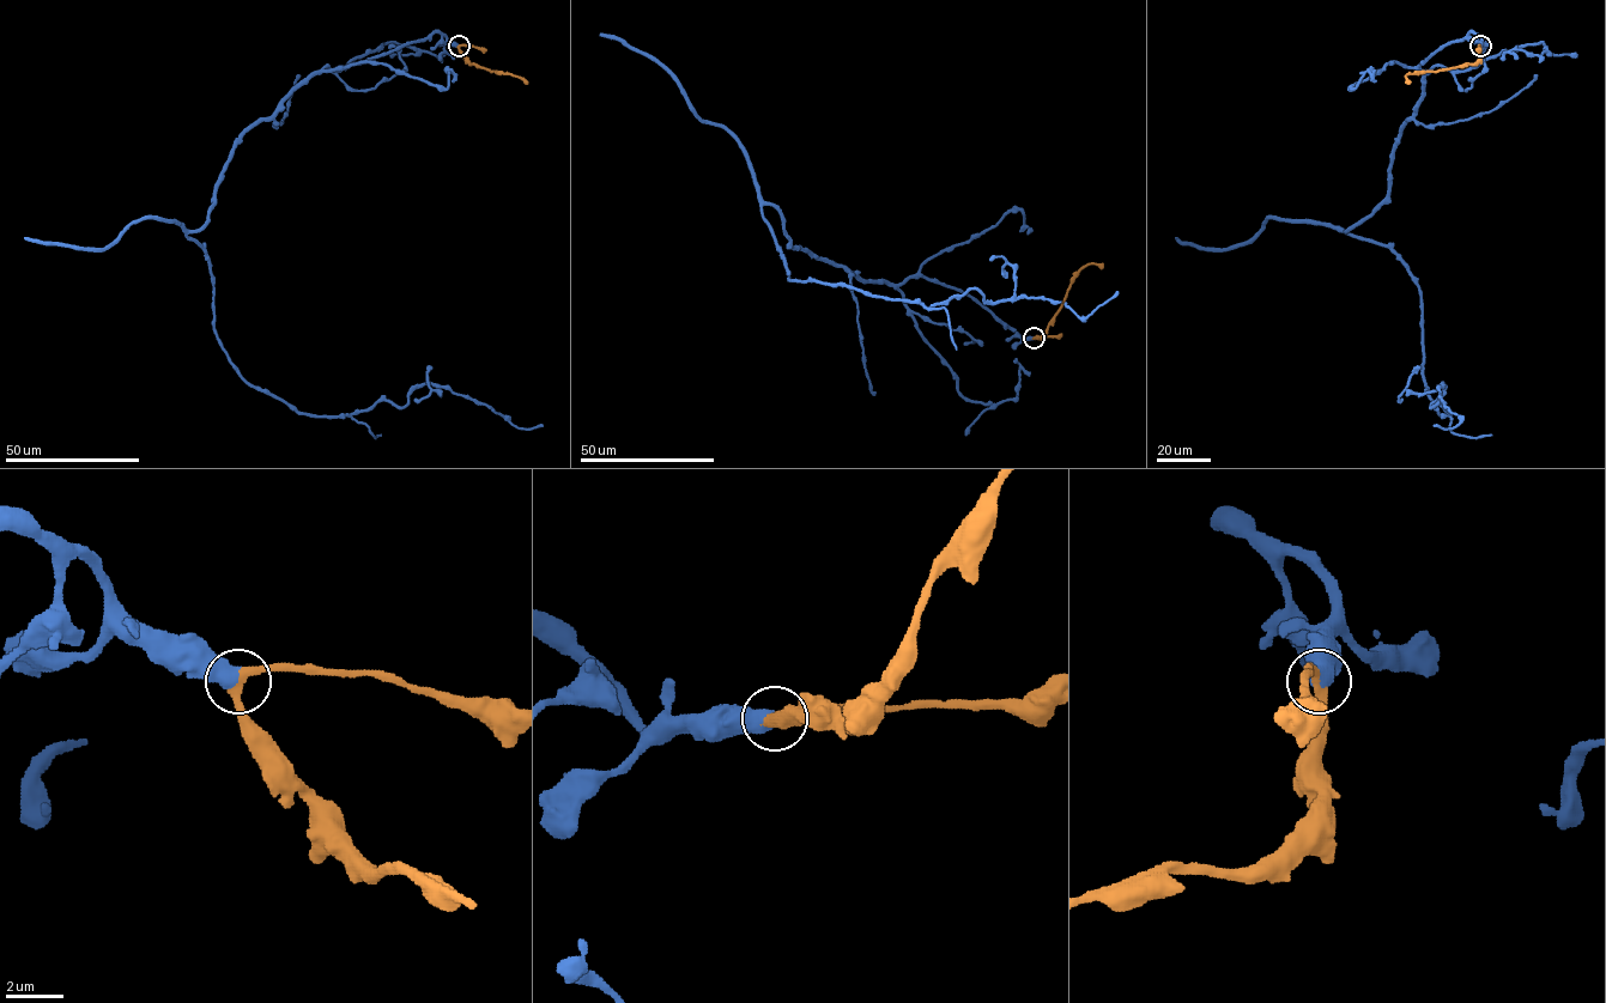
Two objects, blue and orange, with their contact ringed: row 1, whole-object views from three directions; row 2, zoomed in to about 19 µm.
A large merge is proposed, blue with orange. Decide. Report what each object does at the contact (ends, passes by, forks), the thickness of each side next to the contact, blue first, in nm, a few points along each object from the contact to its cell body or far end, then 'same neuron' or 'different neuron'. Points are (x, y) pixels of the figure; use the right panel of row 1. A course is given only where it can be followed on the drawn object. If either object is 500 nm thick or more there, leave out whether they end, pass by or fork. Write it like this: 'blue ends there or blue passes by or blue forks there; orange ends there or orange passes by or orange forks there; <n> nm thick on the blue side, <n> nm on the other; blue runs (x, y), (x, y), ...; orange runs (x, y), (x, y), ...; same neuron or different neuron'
650 nm thick on the blue side, 320 nm on the other; blue runs (1479, 46), (1418, 66), (1346, 231), (1419, 289), (1461, 421), (1434, 425); orange runs (1479, 46), (1479, 58), (1473, 64), (1414, 72), (1406, 77), (1408, 84); same neuron

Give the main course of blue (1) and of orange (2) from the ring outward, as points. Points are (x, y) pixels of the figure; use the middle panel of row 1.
1: (1034, 338), (922, 277), (862, 280), (762, 206), (789, 280), (1085, 318), (1117, 292)
2: (1034, 338), (1041, 338), (1046, 332), (1078, 272), (1089, 265), (1102, 267)

